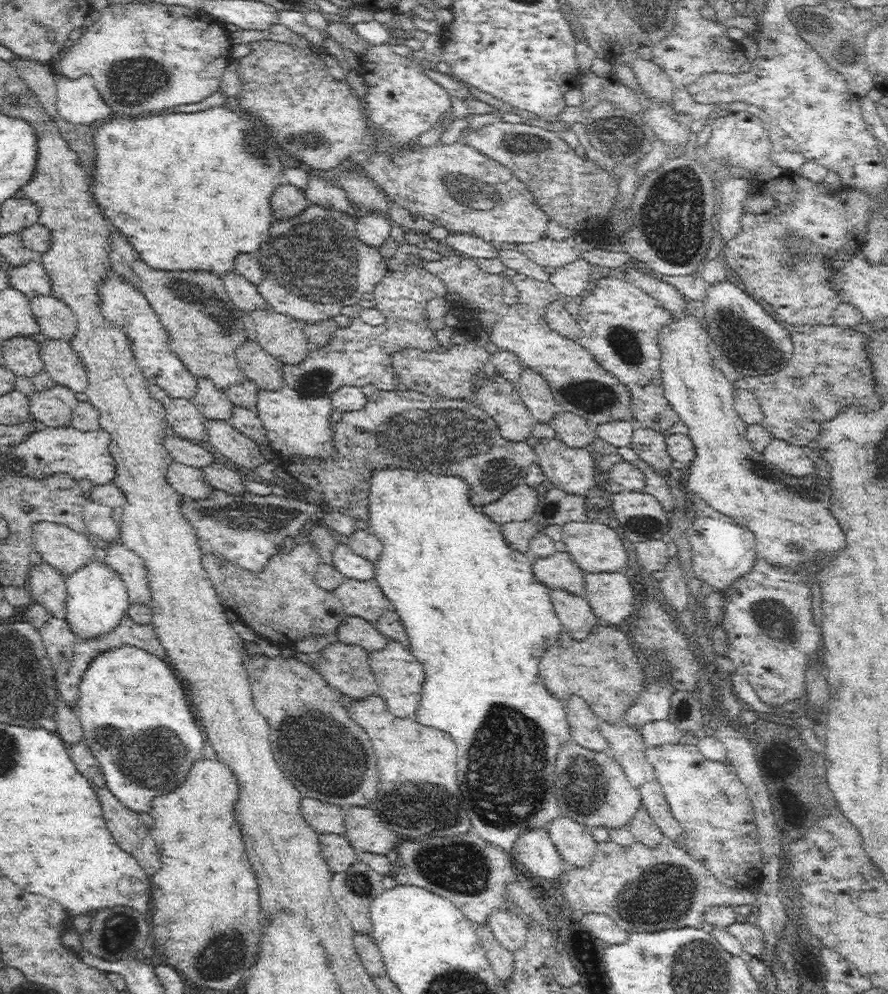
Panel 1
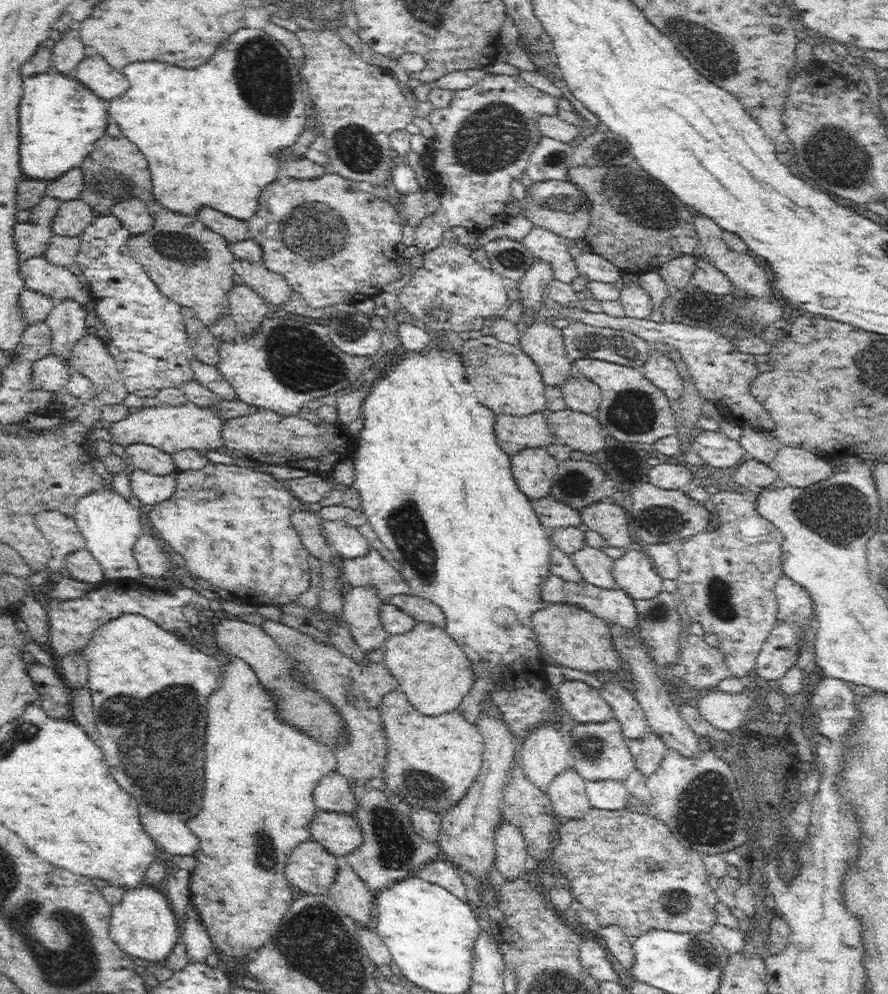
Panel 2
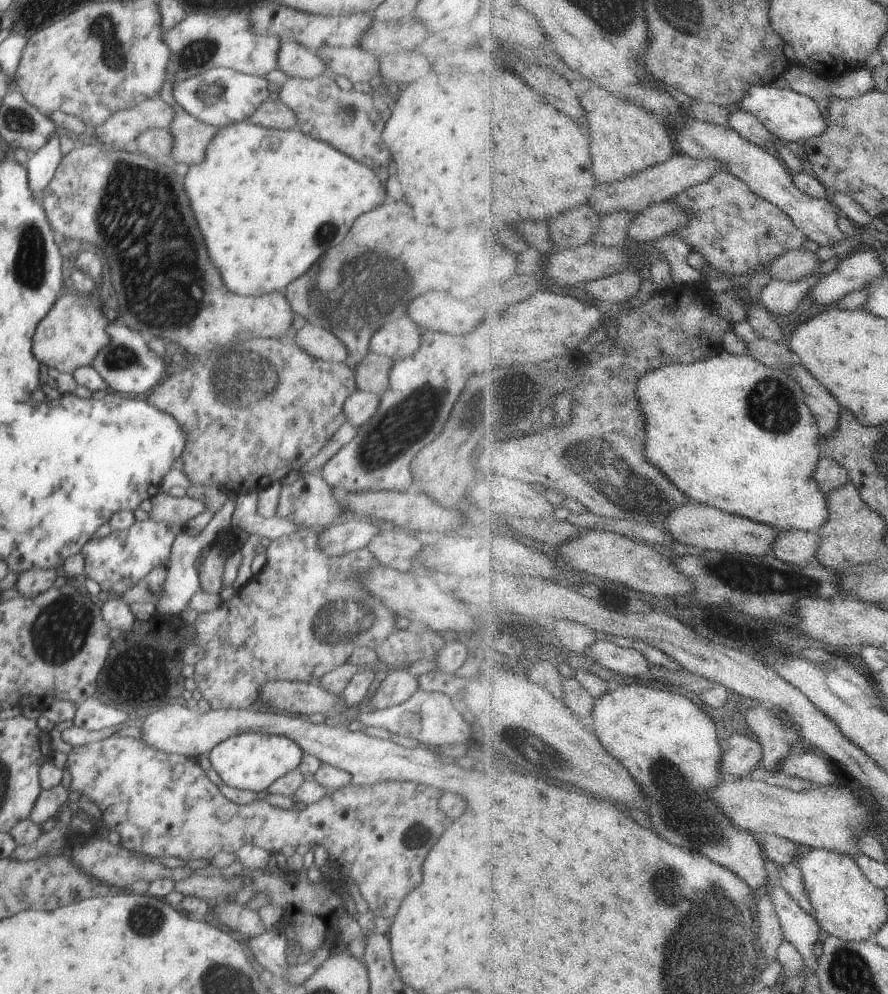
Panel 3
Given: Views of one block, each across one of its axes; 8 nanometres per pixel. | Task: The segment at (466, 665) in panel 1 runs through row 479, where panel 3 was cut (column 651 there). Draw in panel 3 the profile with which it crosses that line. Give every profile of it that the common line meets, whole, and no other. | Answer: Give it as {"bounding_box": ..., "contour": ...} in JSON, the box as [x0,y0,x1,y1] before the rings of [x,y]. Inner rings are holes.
{"bounding_box":[638,351,830,531],"contour":[[[724,351],[720,356],[691,365],[679,362],[666,364],[666,366],[652,370],[638,382],[638,398],[642,402],[642,410],[644,410],[647,422],[647,434],[650,436],[646,442],[646,456],[656,468],[660,468],[678,488],[682,489],[682,492],[689,494],[694,501],[721,508],[730,514],[744,516],[754,522],[774,526],[783,531],[792,529],[819,531],[830,520],[828,495],[820,490],[820,485],[816,482],[816,470],[827,452],[823,446],[823,430],[819,425],[819,420],[816,420],[816,416],[812,414],[806,402],[806,396],[808,394],[804,386],[790,374],[790,371],[772,368],[754,356],[734,355]]]}

